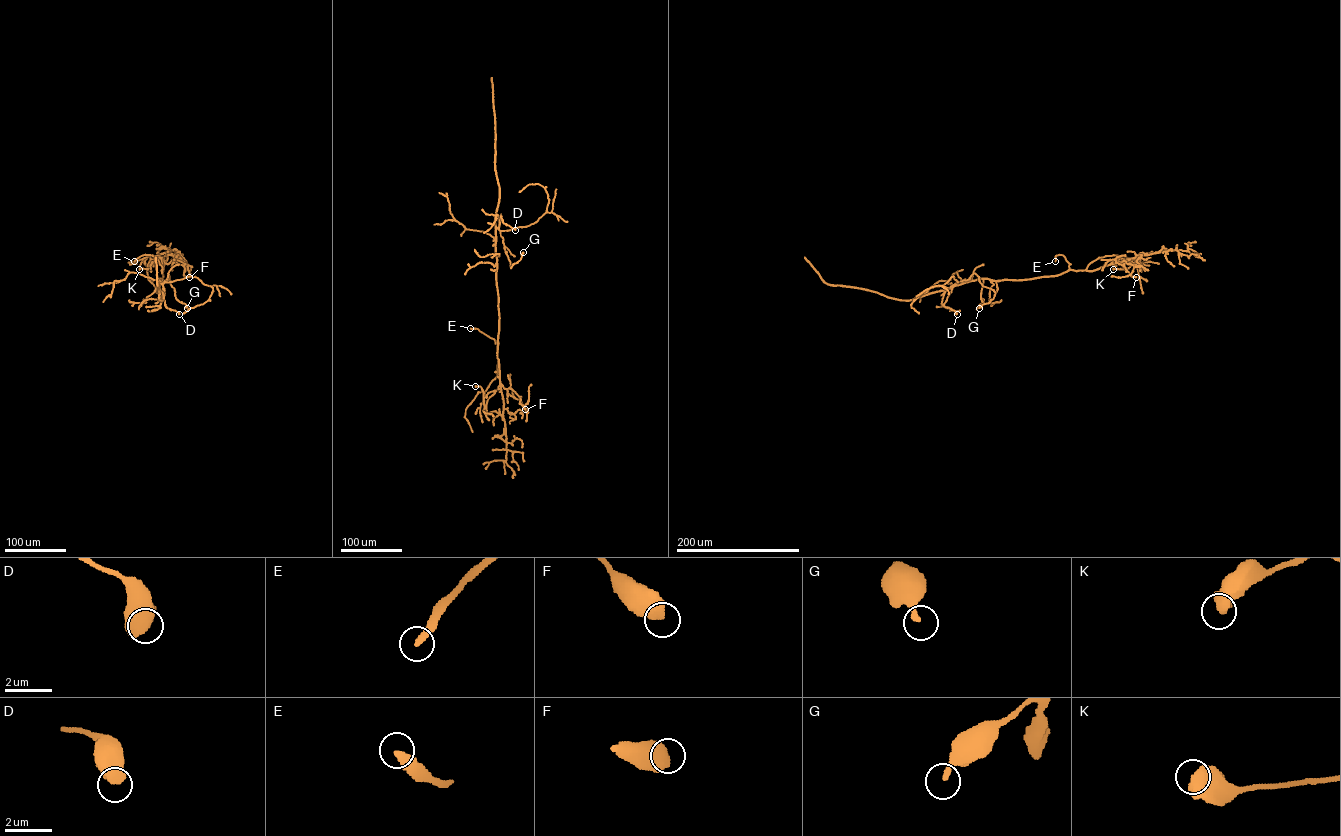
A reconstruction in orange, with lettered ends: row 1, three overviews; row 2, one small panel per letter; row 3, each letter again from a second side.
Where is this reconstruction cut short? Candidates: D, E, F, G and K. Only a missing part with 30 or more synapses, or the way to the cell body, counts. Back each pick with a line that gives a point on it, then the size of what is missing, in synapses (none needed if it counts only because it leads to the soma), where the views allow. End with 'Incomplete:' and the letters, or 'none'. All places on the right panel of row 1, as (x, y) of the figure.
E: (1055, 261) | 100 syn
Incomplete: E

